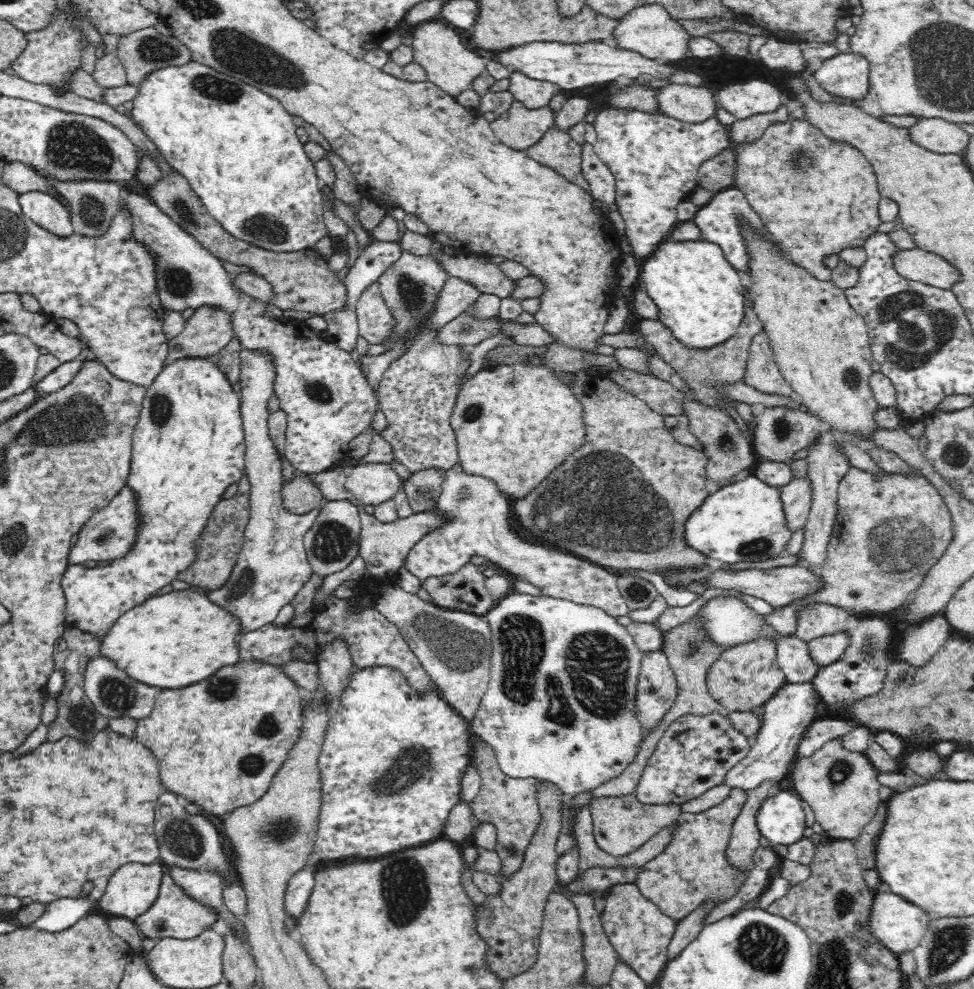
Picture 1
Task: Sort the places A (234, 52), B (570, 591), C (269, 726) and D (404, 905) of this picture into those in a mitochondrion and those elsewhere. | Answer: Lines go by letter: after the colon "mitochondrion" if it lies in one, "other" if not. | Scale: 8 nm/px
A: mitochondrion
B: other
C: mitochondrion
D: mitochondrion

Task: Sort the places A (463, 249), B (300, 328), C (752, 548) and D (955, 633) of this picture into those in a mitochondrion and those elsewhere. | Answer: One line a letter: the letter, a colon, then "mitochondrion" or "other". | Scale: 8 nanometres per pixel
A: other
B: other
C: mitochondrion
D: other

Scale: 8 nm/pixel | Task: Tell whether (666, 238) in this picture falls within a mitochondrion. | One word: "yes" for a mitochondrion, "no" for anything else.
no

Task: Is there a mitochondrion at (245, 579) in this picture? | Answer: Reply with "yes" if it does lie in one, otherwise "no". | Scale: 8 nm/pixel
yes

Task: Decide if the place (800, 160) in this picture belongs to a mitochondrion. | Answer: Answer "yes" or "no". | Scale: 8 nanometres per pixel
yes

